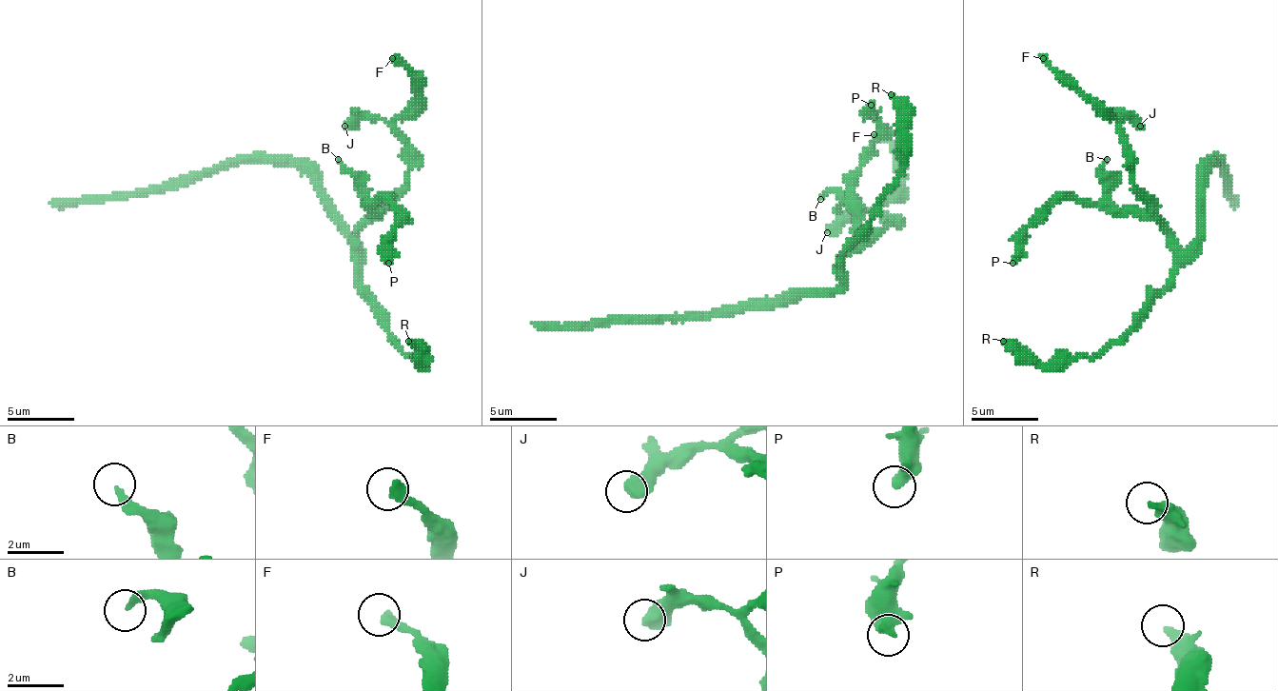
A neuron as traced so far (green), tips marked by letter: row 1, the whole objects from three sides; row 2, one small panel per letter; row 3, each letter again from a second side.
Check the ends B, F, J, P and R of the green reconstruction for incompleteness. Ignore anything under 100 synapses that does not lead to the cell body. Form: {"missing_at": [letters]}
{"missing_at": []}

